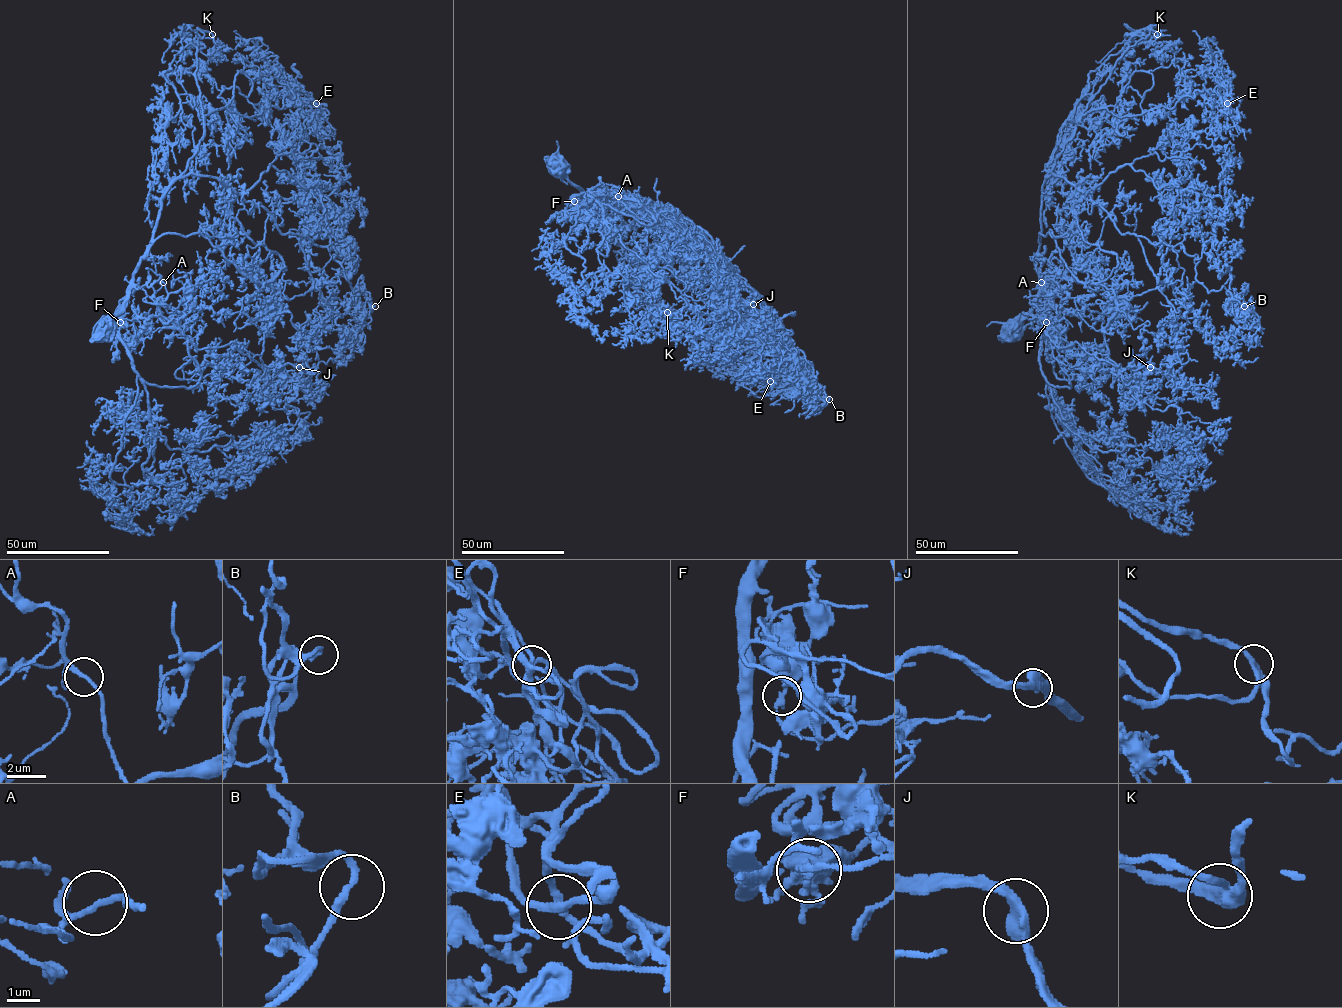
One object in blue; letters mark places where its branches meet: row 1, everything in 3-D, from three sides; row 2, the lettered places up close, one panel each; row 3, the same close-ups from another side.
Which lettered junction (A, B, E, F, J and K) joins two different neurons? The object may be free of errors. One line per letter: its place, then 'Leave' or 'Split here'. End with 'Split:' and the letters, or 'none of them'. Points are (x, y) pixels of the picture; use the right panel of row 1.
A: Place: (1041, 282). Leave
B: Place: (1244, 306). Leave
E: Place: (1227, 103). Leave
F: Place: (1046, 322). Leave
J: Place: (1150, 367). Leave
K: Place: (1157, 34). Leave
Split: none of them

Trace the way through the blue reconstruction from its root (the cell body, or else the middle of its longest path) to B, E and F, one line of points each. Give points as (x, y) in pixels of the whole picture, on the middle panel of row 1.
B: (557, 168), (583, 194), (632, 194), (703, 236), (829, 399)
E: (557, 168), (583, 194), (624, 196), (652, 218), (658, 235), (709, 281), (746, 357), (770, 382)
F: (557, 168), (582, 193), (591, 193), (574, 201)

